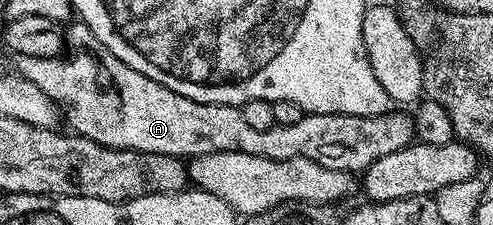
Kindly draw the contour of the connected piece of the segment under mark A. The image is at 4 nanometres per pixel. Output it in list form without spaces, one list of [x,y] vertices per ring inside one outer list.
[[[78,50],[71,58],[62,57],[22,58],[16,70],[19,75],[31,81],[36,88],[46,93],[51,101],[60,107],[64,122],[71,126],[69,129],[75,135],[82,135],[88,140],[102,146],[110,146],[114,150],[139,150],[153,154],[167,154],[181,160],[199,158],[204,154],[216,153],[220,150],[239,150],[242,153],[252,153],[254,156],[268,157],[276,161],[288,160],[292,157],[310,157],[324,168],[362,172],[362,162],[358,162],[358,158],[346,158],[346,154],[358,154],[354,146],[362,146],[362,142],[366,142],[366,154],[382,155],[382,122],[390,122],[390,126],[398,130],[394,138],[402,138],[402,134],[406,134],[407,115],[405,113],[398,118],[387,118],[385,114],[378,114],[378,122],[366,122],[366,138],[358,138],[358,134],[350,130],[350,122],[358,122],[358,116],[351,114],[306,114],[300,120],[296,120],[296,124],[287,126],[270,124],[267,125],[267,130],[262,130],[263,128],[258,126],[249,126],[237,106],[213,106],[207,102],[197,102],[194,106],[190,106],[192,100],[164,88],[164,84],[148,76],[137,74],[129,65],[122,66],[118,70],[118,90],[102,91],[102,66],[98,63],[96,55],[89,54],[86,50]]]

